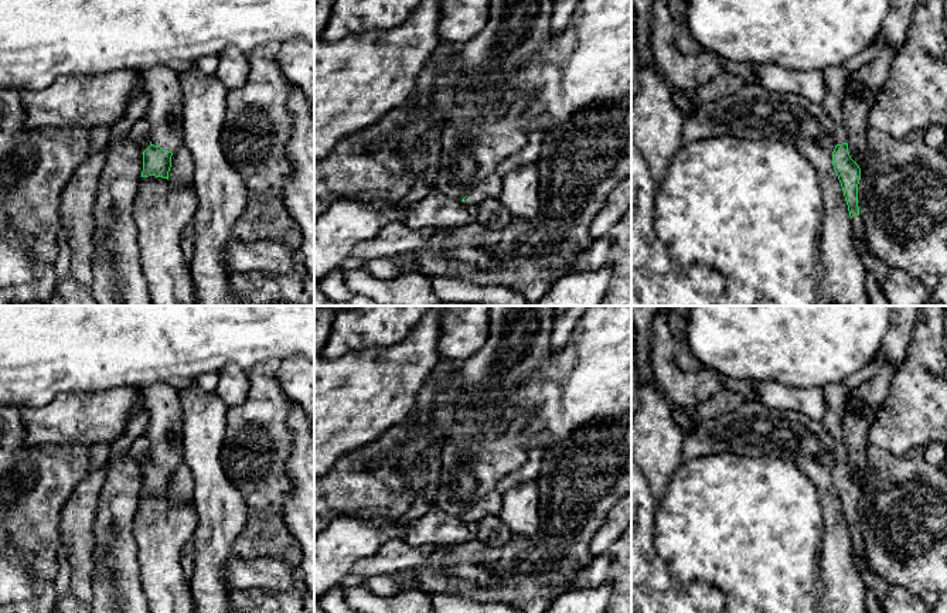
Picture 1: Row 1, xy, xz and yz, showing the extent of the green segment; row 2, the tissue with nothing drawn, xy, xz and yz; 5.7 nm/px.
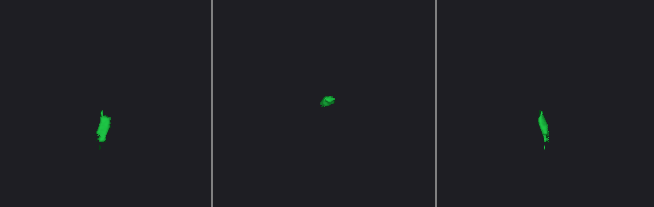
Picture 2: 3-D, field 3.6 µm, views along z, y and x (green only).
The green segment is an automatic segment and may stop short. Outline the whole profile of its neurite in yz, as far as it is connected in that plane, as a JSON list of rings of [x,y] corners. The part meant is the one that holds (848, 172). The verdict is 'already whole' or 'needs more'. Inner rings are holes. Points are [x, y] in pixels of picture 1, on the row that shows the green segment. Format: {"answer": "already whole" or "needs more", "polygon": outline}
{"answer": "needs more", "polygon": [[[830,67],[822,69],[827,93],[822,101],[825,113],[835,123],[835,149],[832,151],[832,166],[841,183],[848,205],[854,236],[866,242],[866,234],[858,207],[858,184],[861,168],[851,159],[848,151],[848,134],[844,126],[842,101],[846,92],[848,72],[844,67]]]}

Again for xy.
{"answer": "needs more", "polygon": [[[156,65],[140,72],[149,95],[147,118],[151,142],[143,151],[142,177],[168,180],[171,156],[183,146],[183,99],[180,72],[167,65]]]}

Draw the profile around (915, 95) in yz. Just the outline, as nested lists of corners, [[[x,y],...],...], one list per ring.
[[[916,0],[903,47],[869,112],[869,126],[903,139],[929,126],[947,126],[947,37],[944,0]]]

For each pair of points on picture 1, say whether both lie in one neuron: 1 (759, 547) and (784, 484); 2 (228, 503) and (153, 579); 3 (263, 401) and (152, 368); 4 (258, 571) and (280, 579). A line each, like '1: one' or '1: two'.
1: one
2: two
3: two
4: one

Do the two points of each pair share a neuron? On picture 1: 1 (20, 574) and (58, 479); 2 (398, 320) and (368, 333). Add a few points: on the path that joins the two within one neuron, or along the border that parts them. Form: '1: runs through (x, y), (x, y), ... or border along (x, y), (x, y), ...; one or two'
1: border along (14, 547), (30, 565), (34, 575), (33, 593); two
2: runs through (391, 320), (381, 320), (375, 326); one

